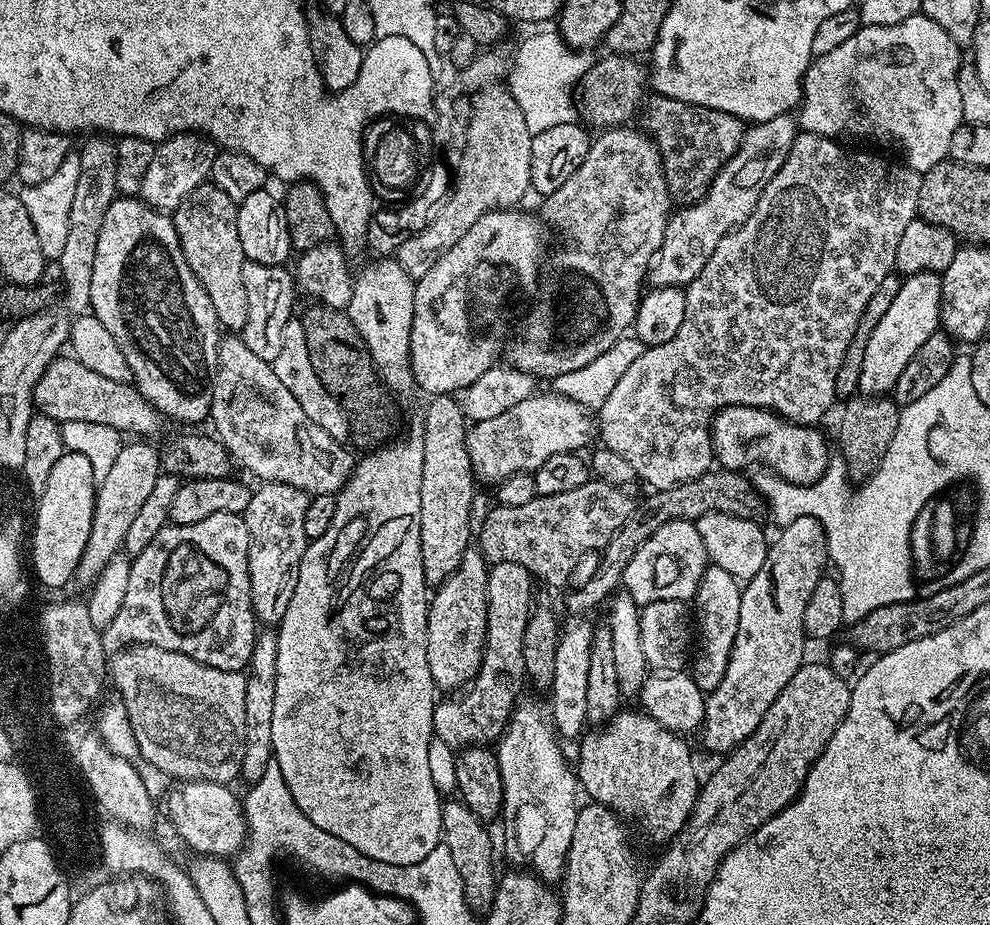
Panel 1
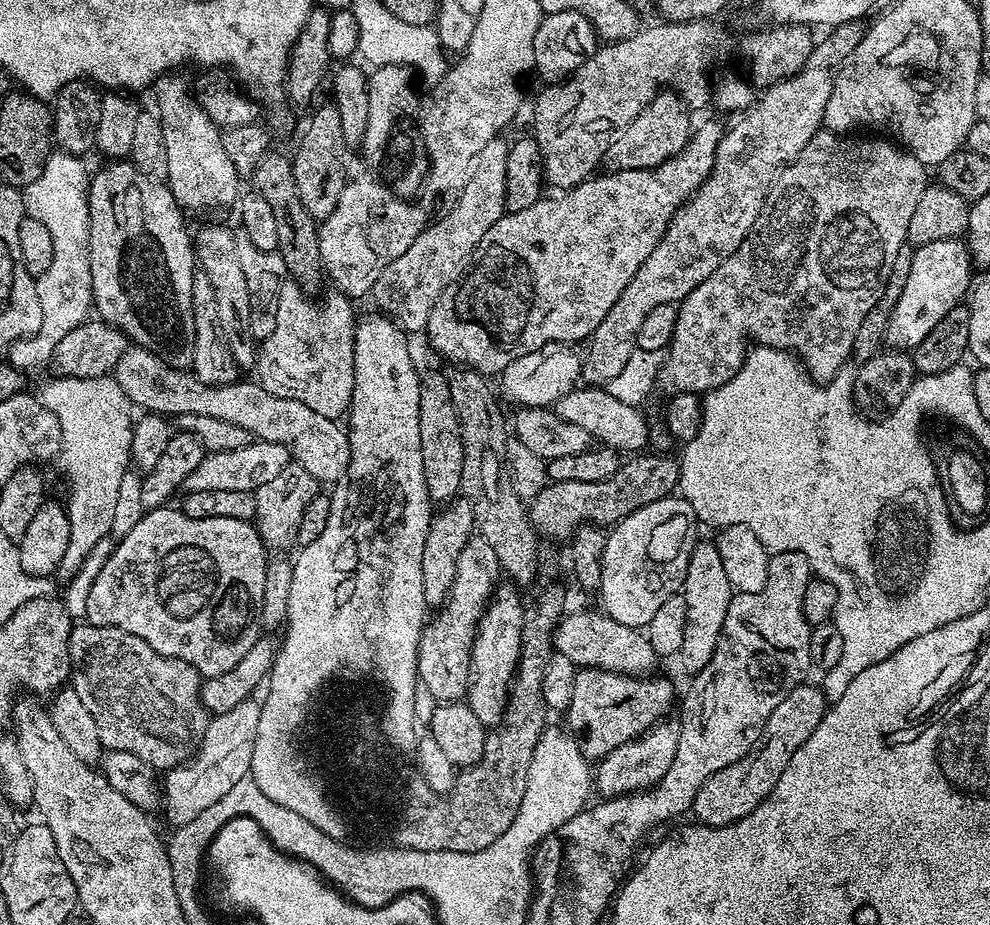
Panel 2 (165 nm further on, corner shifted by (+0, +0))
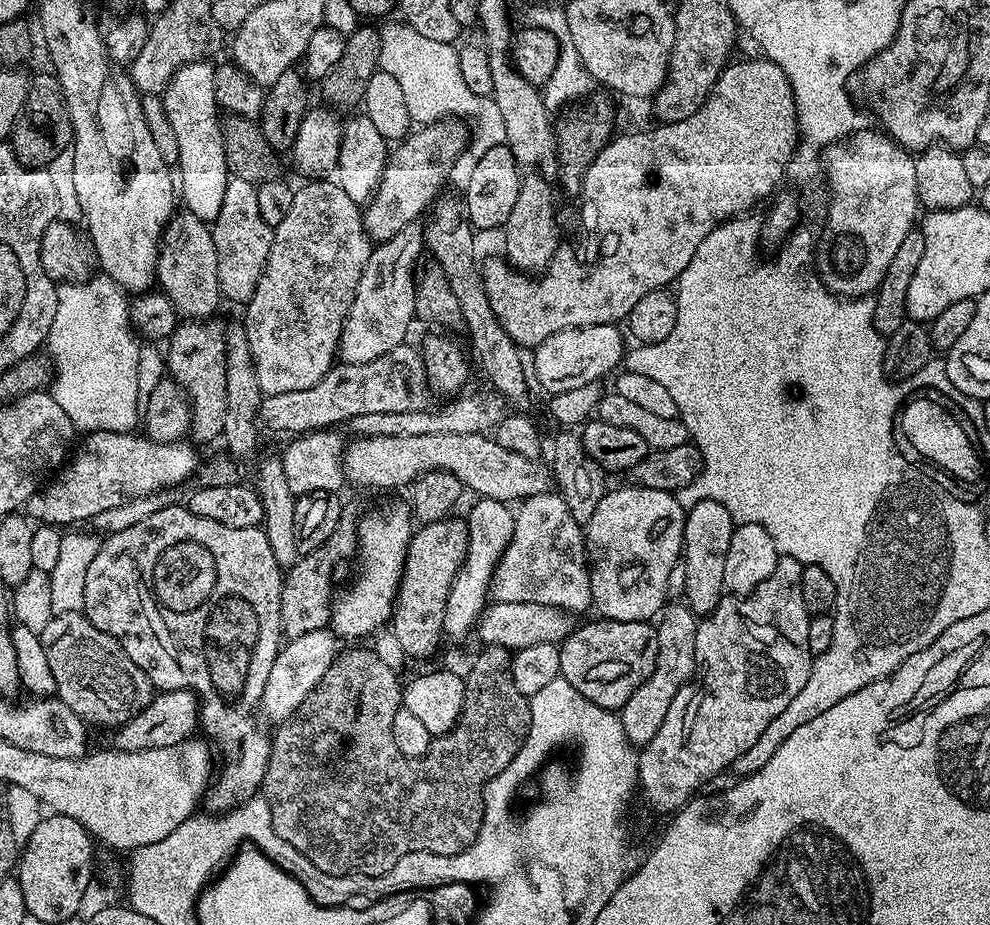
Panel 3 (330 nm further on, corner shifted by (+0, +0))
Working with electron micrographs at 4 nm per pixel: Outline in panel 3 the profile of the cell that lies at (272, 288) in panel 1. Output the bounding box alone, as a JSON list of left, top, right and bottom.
[211,176,273,306]

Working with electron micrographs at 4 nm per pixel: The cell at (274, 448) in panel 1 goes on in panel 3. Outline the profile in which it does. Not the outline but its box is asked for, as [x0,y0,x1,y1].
[156,210,222,320]

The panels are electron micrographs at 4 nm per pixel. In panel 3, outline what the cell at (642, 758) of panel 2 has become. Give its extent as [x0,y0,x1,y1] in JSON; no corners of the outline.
[618,602,698,746]

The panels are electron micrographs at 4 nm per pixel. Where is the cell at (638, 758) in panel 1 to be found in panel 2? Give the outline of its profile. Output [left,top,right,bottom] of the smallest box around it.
[566,668,676,762]

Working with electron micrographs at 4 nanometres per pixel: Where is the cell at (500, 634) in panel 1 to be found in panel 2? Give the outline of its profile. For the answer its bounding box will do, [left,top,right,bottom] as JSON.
[418,534,502,702]

